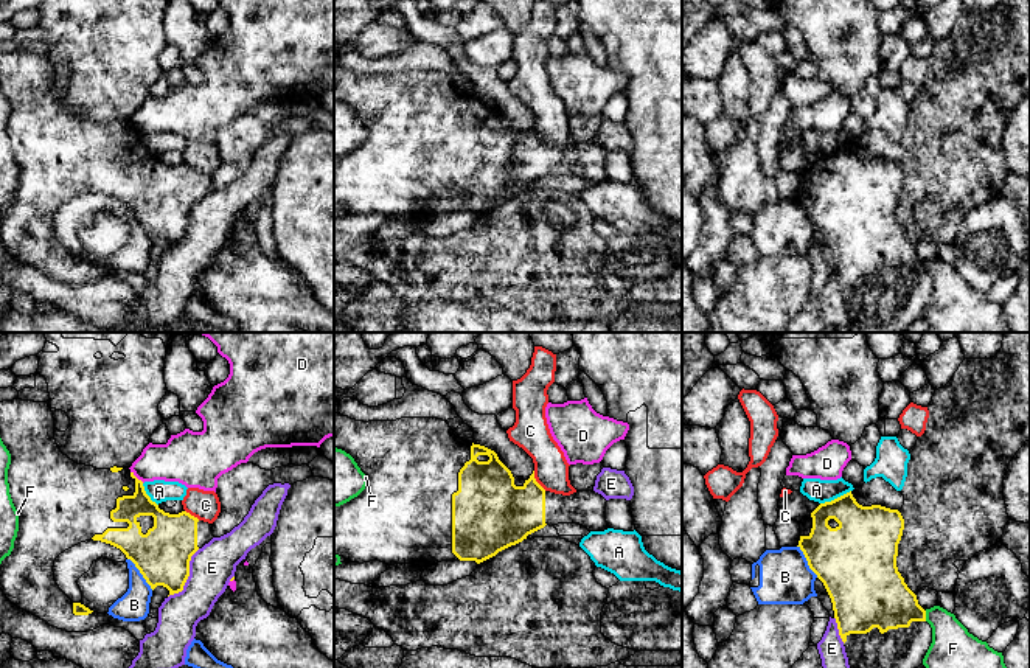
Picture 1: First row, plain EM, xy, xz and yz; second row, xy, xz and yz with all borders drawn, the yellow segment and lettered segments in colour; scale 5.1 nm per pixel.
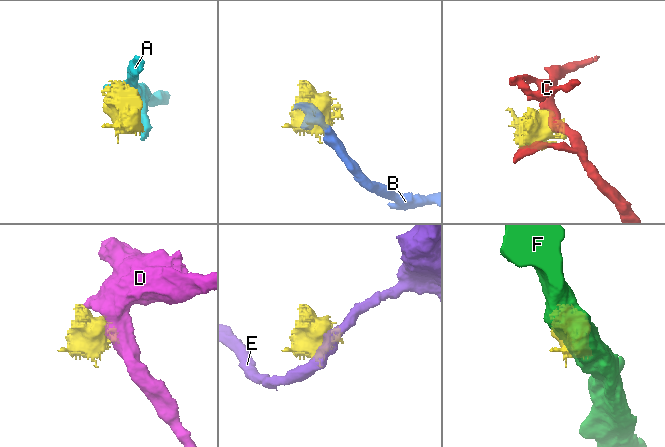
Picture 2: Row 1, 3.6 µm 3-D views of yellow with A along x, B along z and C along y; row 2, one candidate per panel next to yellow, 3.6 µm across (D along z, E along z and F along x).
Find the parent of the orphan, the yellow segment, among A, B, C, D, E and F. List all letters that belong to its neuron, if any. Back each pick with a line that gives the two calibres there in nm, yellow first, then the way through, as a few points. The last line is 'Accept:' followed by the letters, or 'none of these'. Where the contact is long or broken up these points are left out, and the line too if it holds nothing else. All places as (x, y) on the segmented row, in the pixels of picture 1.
Accept: none of these

